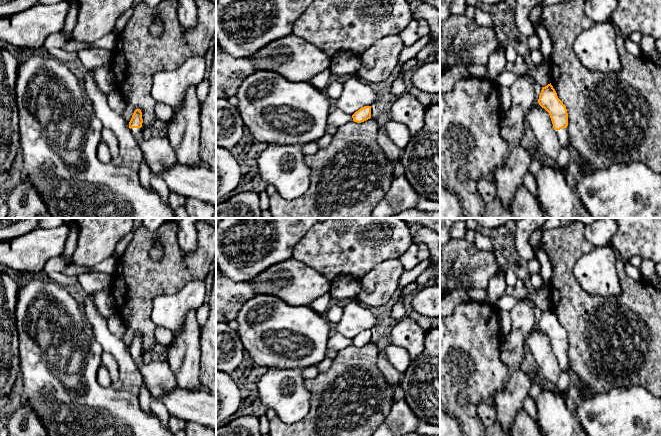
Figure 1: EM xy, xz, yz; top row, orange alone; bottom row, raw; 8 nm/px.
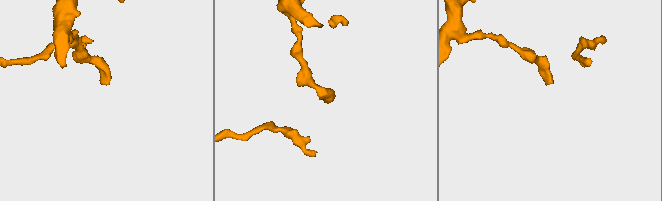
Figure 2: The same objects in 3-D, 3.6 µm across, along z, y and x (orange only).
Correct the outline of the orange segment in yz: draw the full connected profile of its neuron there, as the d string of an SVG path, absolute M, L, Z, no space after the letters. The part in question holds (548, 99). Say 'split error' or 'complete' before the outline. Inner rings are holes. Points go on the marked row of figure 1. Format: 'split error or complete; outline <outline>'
split error; outline M551 83L545 87L542 87L538 103L549 113L553 128L558 135L561 147L568 147L570 143L567 129L567 109L563 102L558 98Z

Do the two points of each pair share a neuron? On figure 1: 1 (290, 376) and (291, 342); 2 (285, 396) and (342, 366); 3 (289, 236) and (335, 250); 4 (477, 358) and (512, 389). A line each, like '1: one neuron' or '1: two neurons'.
1: two neurons
2: two neurons
3: two neurons
4: two neurons

